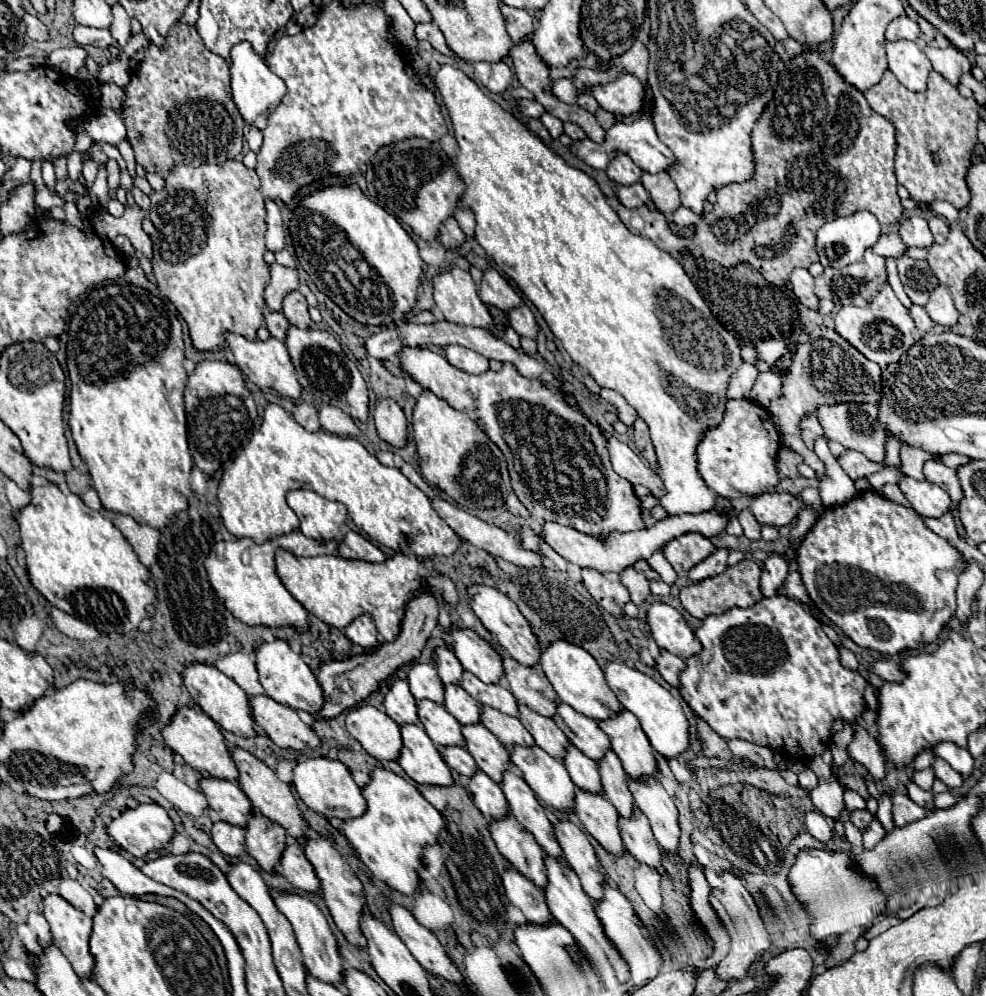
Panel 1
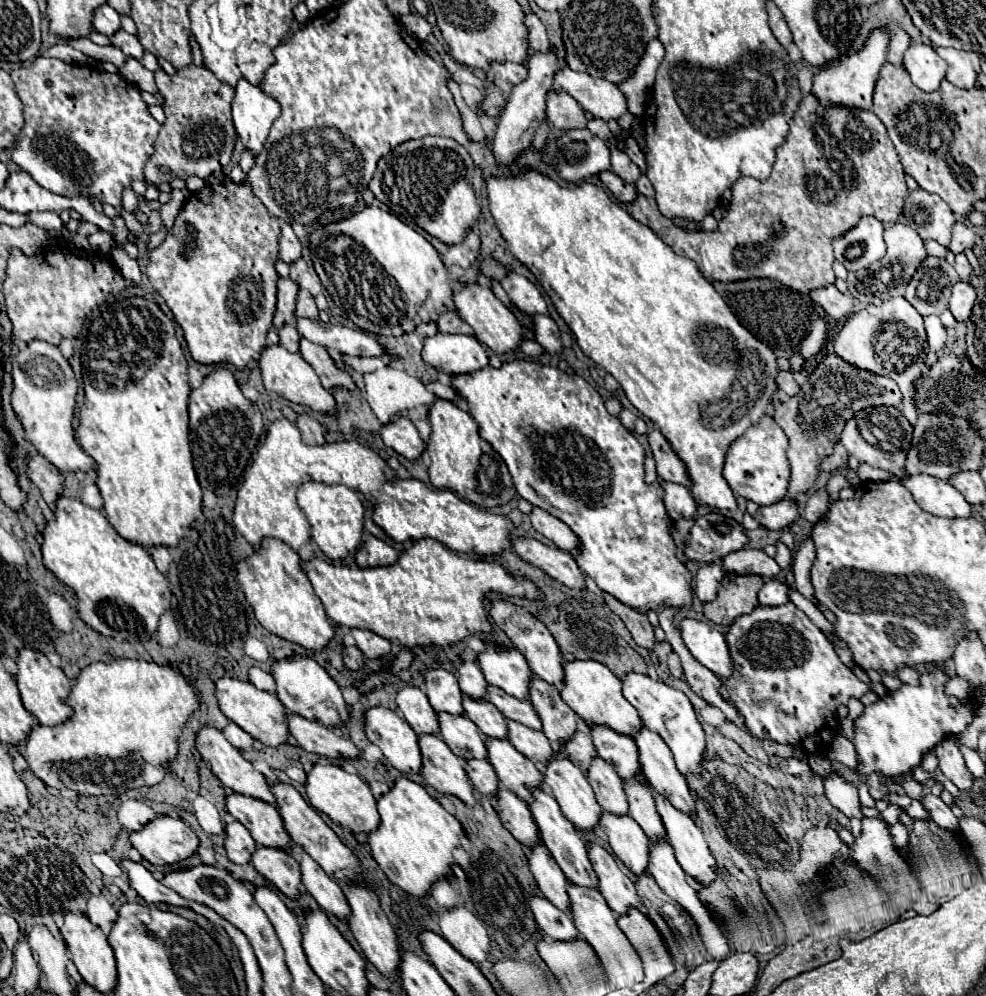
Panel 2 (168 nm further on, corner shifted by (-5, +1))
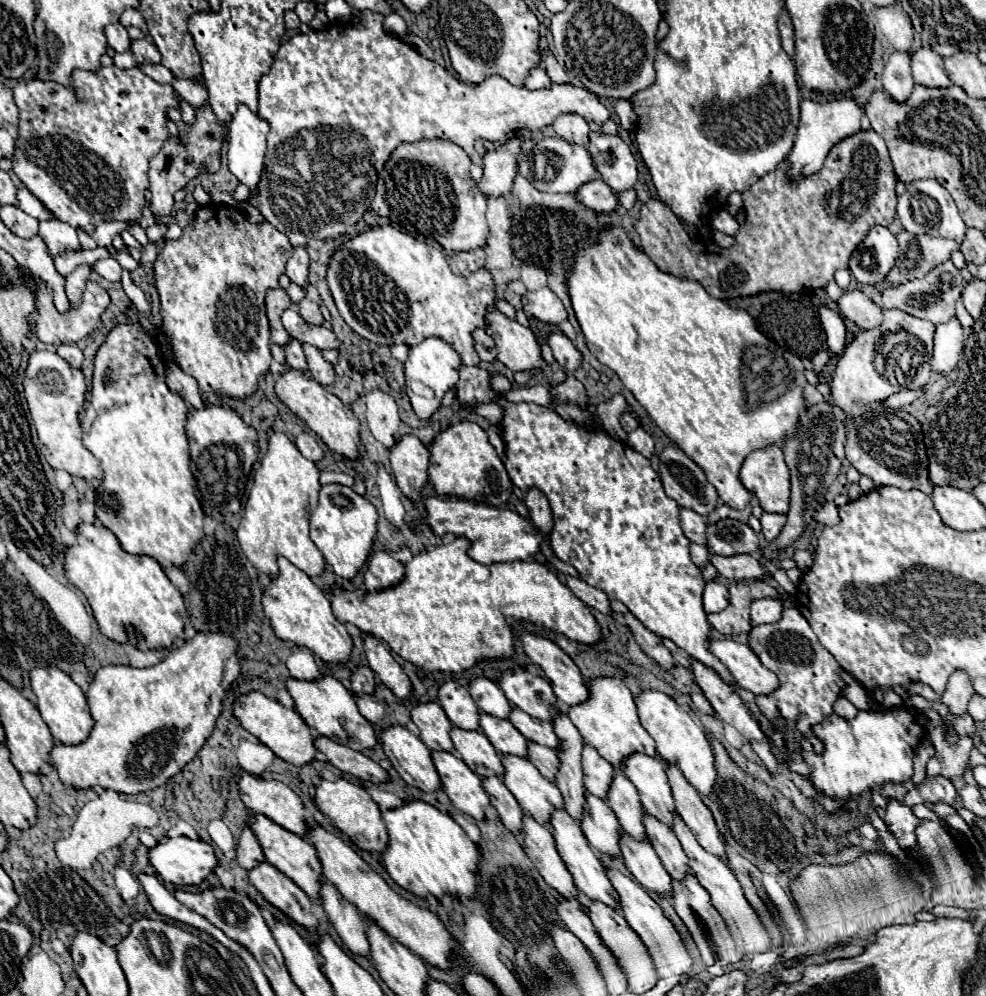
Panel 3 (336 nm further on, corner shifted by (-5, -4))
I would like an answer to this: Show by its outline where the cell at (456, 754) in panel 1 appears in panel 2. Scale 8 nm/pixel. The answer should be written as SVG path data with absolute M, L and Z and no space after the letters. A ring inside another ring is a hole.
M468 760L464 764L464 770L480 794L492 796L492 798L498 796L500 782L498 782L498 776L488 760Z

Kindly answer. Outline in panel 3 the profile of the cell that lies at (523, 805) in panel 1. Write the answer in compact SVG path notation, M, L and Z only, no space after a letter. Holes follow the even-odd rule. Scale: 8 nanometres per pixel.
M556 809L550 817L550 825L552 825L552 837L556 841L556 849L566 865L566 869L570 871L572 879L574 879L574 885L578 891L582 891L584 895L588 895L590 899L594 901L602 901L606 905L610 905L612 909L620 911L620 903L618 903L618 893L614 891L612 883L608 881L606 877L606 871L604 871L604 865L600 863L600 859L594 855L594 851L590 849L578 821L574 821L564 809Z

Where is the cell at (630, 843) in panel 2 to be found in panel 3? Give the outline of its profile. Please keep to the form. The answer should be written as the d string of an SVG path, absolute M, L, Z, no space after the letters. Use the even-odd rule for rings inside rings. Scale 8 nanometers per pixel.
M620 835L618 839L622 861L628 867L628 871L634 875L634 879L648 891L654 891L658 895L670 893L670 881L672 877L662 867L656 851L652 849L650 841L636 841L630 835Z

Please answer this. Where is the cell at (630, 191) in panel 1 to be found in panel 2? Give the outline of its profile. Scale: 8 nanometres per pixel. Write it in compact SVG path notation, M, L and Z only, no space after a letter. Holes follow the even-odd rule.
M606 170L606 172L600 172L598 174L602 184L612 192L612 196L618 200L618 202L624 202L624 204L630 204L636 200L636 188L624 180L620 180L614 172Z

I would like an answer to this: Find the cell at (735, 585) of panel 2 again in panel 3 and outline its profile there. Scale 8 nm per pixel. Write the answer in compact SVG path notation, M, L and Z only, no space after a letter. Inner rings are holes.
M736 581L728 585L730 605L716 613L708 615L710 625L722 635L740 635L752 629L750 623L750 605L762 597L776 597L778 591L764 581Z

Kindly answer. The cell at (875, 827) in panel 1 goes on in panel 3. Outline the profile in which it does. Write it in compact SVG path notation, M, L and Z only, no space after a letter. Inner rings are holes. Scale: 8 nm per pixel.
M934 777L934 779L926 779L922 785L908 791L908 795L904 797L904 803L906 805L912 801L918 801L918 803L924 803L924 801L954 803L954 797L956 797L954 785L944 777Z

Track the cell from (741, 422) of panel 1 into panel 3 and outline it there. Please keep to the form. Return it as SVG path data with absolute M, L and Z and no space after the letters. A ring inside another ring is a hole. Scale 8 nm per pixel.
M766 445L764 449L752 451L738 473L742 485L754 493L754 497L760 501L760 507L766 513L788 513L788 501L790 501L790 473L788 465L784 463L782 447L780 445Z

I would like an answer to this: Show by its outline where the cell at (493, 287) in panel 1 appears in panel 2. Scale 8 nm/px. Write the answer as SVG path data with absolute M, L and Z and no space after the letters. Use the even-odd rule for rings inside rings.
M508 272L508 276L500 284L508 292L512 304L518 306L522 312L526 312L526 314L548 314L548 304L544 300L542 292L528 278Z

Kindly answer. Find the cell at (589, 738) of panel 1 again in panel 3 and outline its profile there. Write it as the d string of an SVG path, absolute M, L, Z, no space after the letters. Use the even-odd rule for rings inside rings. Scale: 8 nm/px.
M632 753L624 757L622 773L632 781L632 785L640 793L644 811L648 815L654 815L658 821L672 825L672 815L676 811L662 761L644 753Z

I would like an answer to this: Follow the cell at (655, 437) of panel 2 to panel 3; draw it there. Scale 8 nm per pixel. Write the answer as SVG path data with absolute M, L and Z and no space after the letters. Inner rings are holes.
M666 447L660 453L660 479L668 497L680 507L690 507L700 515L716 509L716 489L706 481L706 475L696 463L678 447Z

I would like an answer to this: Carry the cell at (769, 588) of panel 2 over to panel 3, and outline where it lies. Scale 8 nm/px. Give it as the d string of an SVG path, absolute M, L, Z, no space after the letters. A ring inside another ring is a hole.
M784 595L784 597L774 597L774 599L758 599L752 603L752 611L750 611L750 619L752 625L762 625L762 623L776 623L782 617L782 609L784 609L784 599L794 599L794 595Z

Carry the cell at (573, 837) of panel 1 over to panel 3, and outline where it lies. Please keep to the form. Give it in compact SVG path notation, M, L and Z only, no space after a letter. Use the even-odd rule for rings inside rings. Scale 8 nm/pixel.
M606 867L606 875L612 883L612 887L618 891L620 895L620 907L622 907L622 915L624 919L628 921L628 925L638 933L638 937L644 941L652 961L654 961L654 967L656 967L656 973L658 977L670 977L670 975L684 975L684 973L690 973L692 969L692 959L686 951L686 947L682 945L680 941L680 935L678 931L674 929L674 925L664 917L662 909L650 899L650 895L632 879L628 879L626 875L622 875L618 869L612 869L612 867Z

